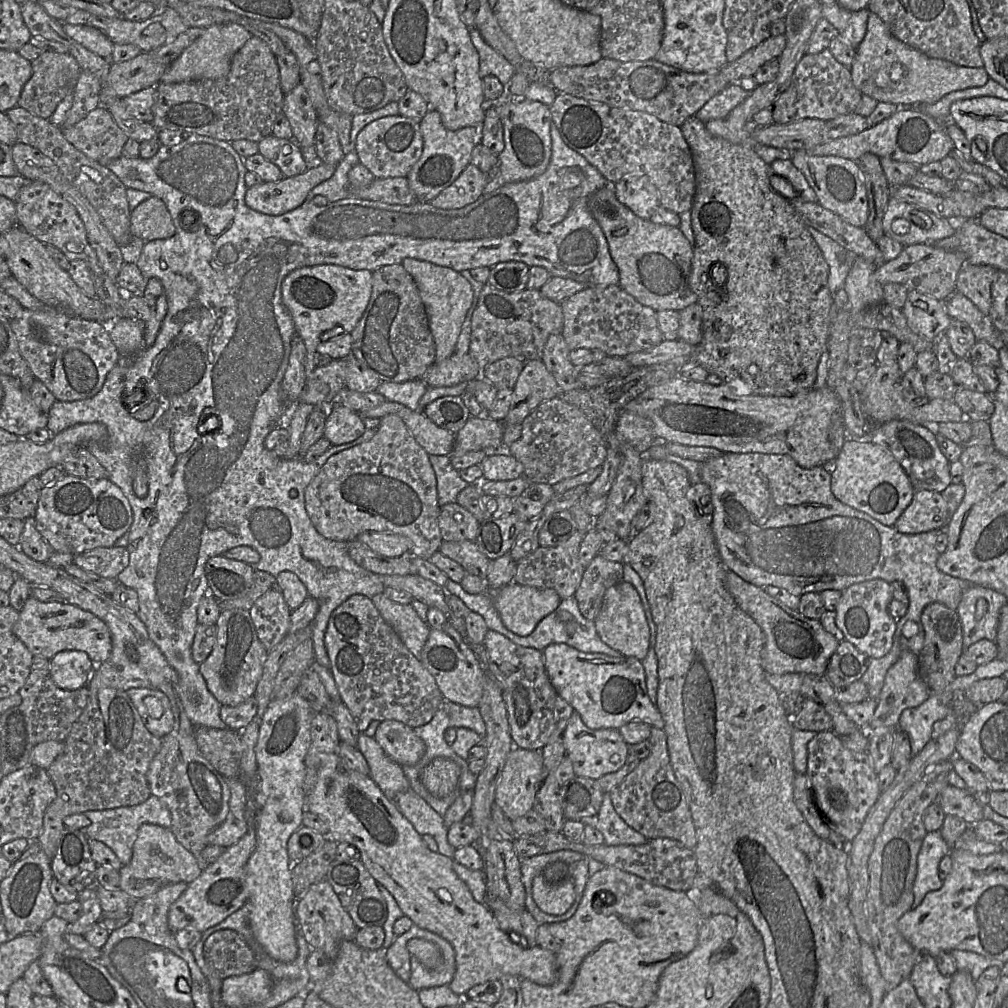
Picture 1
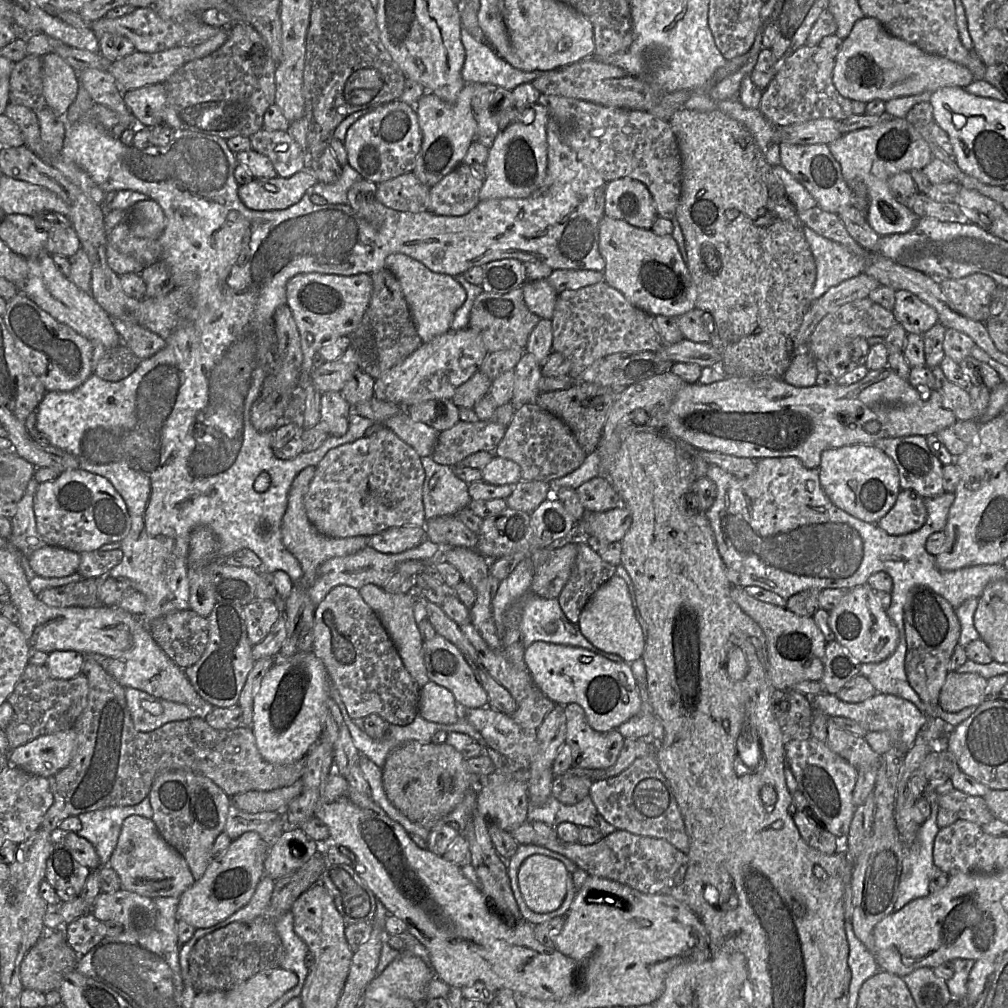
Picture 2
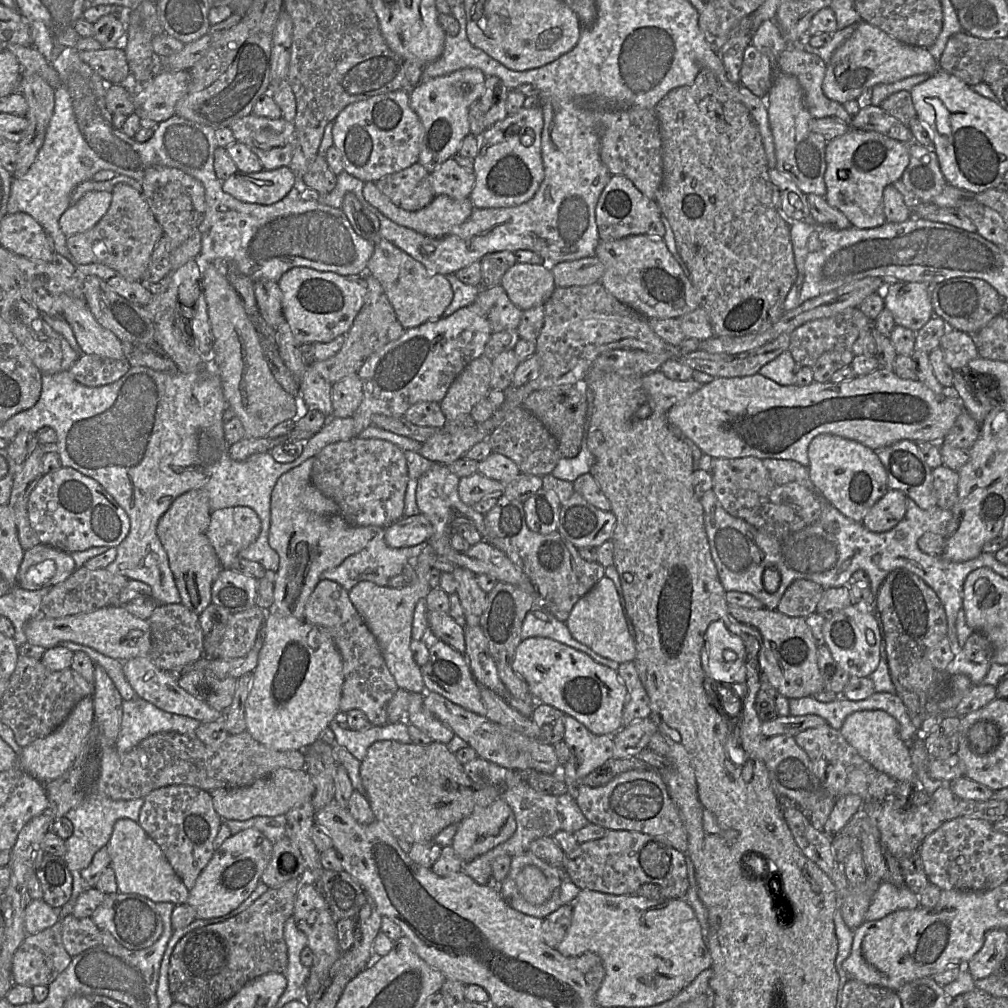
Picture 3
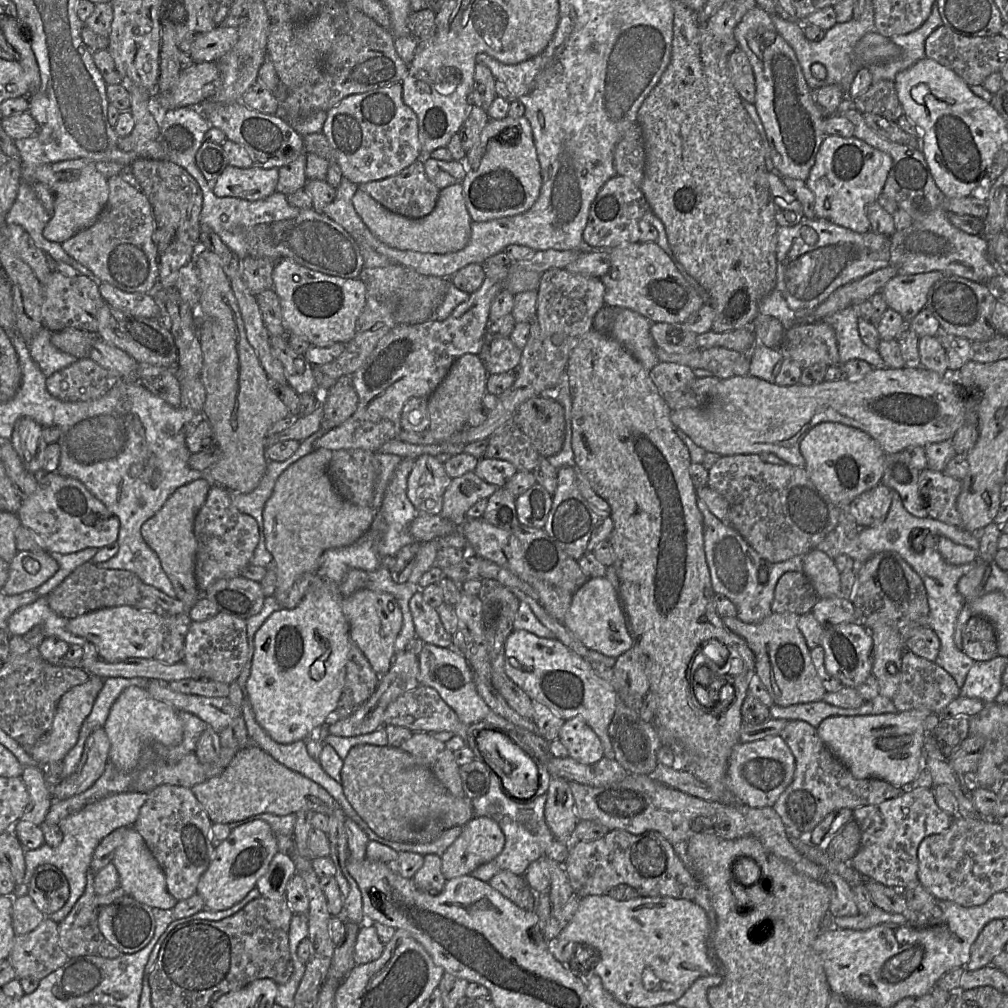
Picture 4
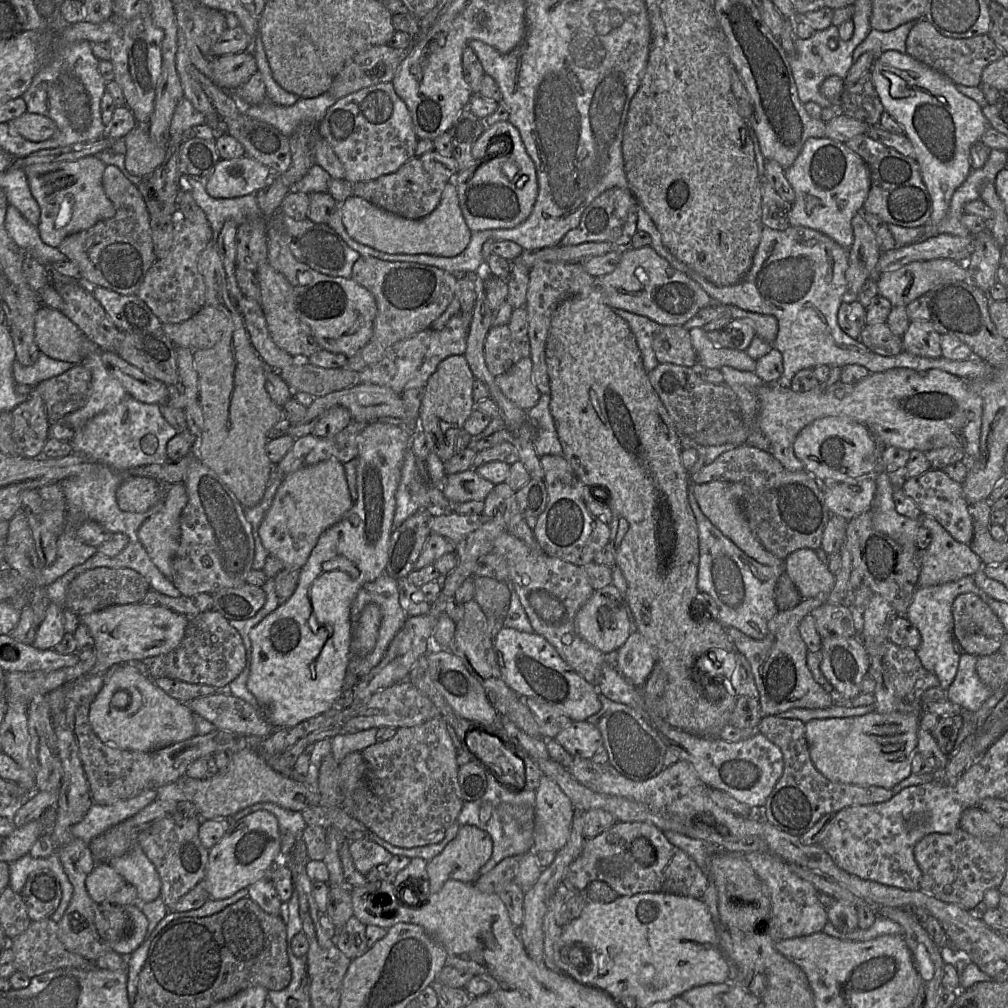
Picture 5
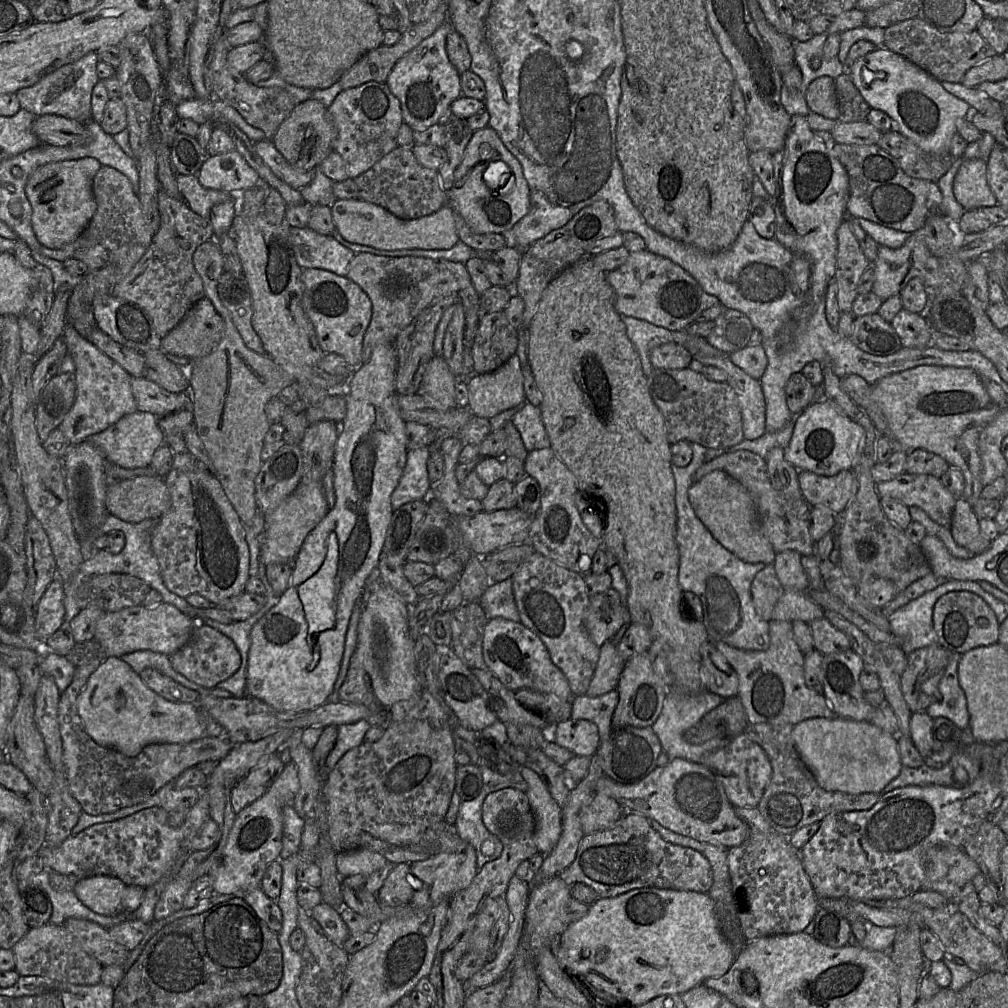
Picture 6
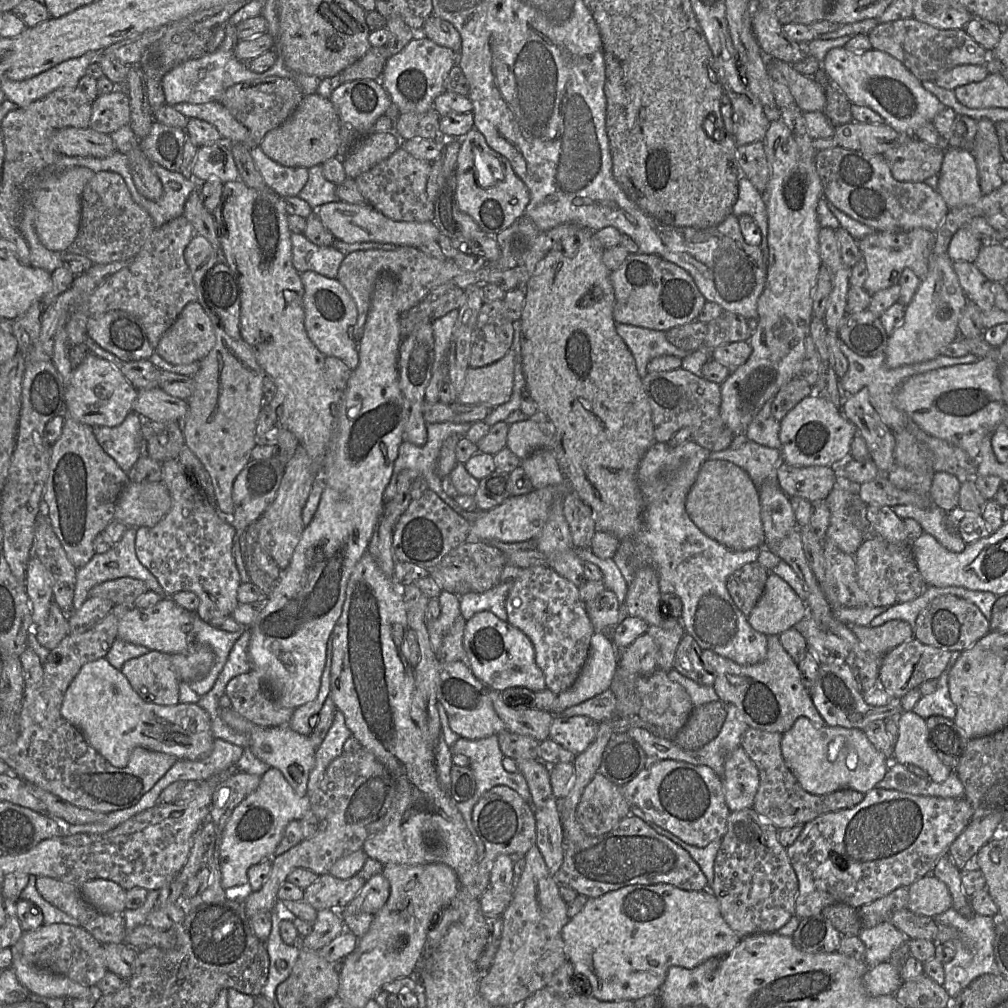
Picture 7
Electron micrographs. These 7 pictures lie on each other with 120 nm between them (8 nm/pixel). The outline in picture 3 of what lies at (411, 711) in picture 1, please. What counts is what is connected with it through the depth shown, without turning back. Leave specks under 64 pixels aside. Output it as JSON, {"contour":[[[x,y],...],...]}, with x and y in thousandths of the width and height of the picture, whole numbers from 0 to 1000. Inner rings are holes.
{"contour":[[[317,574],[303,601],[303,616],[324,625],[340,658],[340,679],[336,708],[354,703],[363,708],[368,719],[381,720],[384,716],[385,696],[396,683],[379,651],[373,633],[363,621],[337,579]]]}

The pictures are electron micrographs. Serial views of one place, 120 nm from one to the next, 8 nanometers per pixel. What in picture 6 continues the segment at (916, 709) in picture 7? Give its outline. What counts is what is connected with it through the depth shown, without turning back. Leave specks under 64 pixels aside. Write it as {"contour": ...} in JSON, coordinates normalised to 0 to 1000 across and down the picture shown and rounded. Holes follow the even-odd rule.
{"contour":[[[945,648],[932,677],[931,685],[935,693],[923,698],[918,706],[925,712],[938,711],[951,722],[958,724],[961,719],[959,694],[950,676],[950,658],[953,649]]]}

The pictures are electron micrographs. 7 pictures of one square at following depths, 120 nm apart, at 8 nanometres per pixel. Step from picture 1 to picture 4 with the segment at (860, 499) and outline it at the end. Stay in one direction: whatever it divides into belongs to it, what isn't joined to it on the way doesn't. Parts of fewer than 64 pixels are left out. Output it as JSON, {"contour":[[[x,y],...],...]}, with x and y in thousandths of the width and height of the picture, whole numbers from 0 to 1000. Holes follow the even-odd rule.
{"contour":[[[813,420],[805,425],[794,438],[794,448],[800,461],[799,465],[807,480],[832,506],[833,523],[841,533],[847,533],[853,523],[842,507],[843,499],[852,491],[874,479],[879,449],[859,429],[834,420]]]}

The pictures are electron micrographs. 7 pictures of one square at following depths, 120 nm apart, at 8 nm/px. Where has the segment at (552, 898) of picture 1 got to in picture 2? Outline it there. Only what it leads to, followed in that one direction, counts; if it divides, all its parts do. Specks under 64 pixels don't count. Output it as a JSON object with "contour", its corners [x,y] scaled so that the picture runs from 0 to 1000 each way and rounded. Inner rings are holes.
{"contour":[[[531,847],[514,863],[514,878],[523,899],[540,907],[553,903],[563,887],[565,865],[553,852]]]}

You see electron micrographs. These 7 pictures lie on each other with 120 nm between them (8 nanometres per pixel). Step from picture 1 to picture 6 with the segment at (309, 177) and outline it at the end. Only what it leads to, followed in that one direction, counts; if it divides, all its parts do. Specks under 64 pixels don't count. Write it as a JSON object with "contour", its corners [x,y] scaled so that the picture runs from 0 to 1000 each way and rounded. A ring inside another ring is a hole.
{"contour":[[[234,148],[208,154],[194,176],[201,186],[232,194],[258,184],[260,180],[257,173]]]}

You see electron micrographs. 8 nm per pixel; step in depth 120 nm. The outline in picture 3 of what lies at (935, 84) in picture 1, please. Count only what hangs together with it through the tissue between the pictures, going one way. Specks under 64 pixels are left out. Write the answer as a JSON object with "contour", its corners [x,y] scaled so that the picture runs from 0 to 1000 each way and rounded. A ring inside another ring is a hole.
{"contour":[[[853,21],[846,34],[824,56],[815,87],[822,98],[838,103],[870,83],[883,83],[913,73],[925,74],[932,68],[931,61],[920,48],[891,41],[873,28]]]}

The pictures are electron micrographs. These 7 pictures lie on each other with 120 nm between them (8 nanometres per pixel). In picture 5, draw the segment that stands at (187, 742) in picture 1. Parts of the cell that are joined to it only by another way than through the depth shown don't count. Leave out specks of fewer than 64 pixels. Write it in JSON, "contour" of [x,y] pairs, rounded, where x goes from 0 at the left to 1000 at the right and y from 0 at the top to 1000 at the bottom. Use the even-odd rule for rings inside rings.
{"contour":[[[198,811],[163,812],[136,829],[138,838],[154,859],[160,874],[160,891],[169,902],[195,876],[203,872],[207,842],[197,832]]]}

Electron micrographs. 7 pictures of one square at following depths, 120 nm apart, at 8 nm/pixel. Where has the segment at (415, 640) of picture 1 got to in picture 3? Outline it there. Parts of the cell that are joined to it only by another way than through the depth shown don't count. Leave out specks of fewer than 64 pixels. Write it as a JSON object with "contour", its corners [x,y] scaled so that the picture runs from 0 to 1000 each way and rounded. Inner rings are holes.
{"contour":[[[424,539],[410,557],[411,576],[399,583],[377,582],[367,576],[358,576],[345,586],[348,598],[373,633],[384,663],[395,682],[405,687],[423,687],[418,662],[411,654],[407,639],[411,604],[415,596],[421,594],[427,586],[425,567],[434,552],[430,543]]]}

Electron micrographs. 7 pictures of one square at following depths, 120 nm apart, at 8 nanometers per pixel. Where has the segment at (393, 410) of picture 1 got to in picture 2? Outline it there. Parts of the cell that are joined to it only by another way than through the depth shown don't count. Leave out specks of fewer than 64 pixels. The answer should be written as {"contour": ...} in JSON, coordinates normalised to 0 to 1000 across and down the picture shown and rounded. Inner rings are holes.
{"contour":[[[402,406],[375,421],[387,425],[398,437],[407,441],[417,453],[429,451],[437,430],[422,420],[411,418]]]}

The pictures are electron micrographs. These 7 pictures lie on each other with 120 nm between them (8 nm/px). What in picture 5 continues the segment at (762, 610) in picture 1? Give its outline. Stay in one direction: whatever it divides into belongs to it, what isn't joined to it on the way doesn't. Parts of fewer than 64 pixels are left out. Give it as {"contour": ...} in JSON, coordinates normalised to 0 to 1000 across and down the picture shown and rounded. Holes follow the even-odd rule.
{"contour":[[[819,591],[799,593],[786,604],[772,606],[762,620],[762,629],[756,635],[749,635],[728,622],[718,622],[731,645],[742,655],[752,685],[752,695],[756,710],[770,710],[786,702],[815,703],[828,698],[828,686],[818,686],[807,673],[801,661],[802,644],[793,628],[793,619],[805,606],[819,596]]]}

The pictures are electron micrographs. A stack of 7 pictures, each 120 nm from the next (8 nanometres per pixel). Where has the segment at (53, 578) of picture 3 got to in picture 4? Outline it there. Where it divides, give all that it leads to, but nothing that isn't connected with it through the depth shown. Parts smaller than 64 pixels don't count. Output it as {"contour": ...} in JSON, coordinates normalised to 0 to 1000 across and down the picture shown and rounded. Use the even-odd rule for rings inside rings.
{"contour":[[[46,546],[17,547],[10,558],[8,573],[1,587],[17,590],[35,585],[51,573],[58,563],[57,557]]]}

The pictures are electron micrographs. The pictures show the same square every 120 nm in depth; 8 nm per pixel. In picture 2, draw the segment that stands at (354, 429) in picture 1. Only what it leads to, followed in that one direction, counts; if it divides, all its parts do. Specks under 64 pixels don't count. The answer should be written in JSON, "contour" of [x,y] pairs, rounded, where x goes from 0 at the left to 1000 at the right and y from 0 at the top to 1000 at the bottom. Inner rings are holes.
{"contour":[[[325,388],[317,393],[318,418],[323,421],[326,431],[337,434],[346,424],[346,413],[349,403],[339,394],[337,389]]]}

